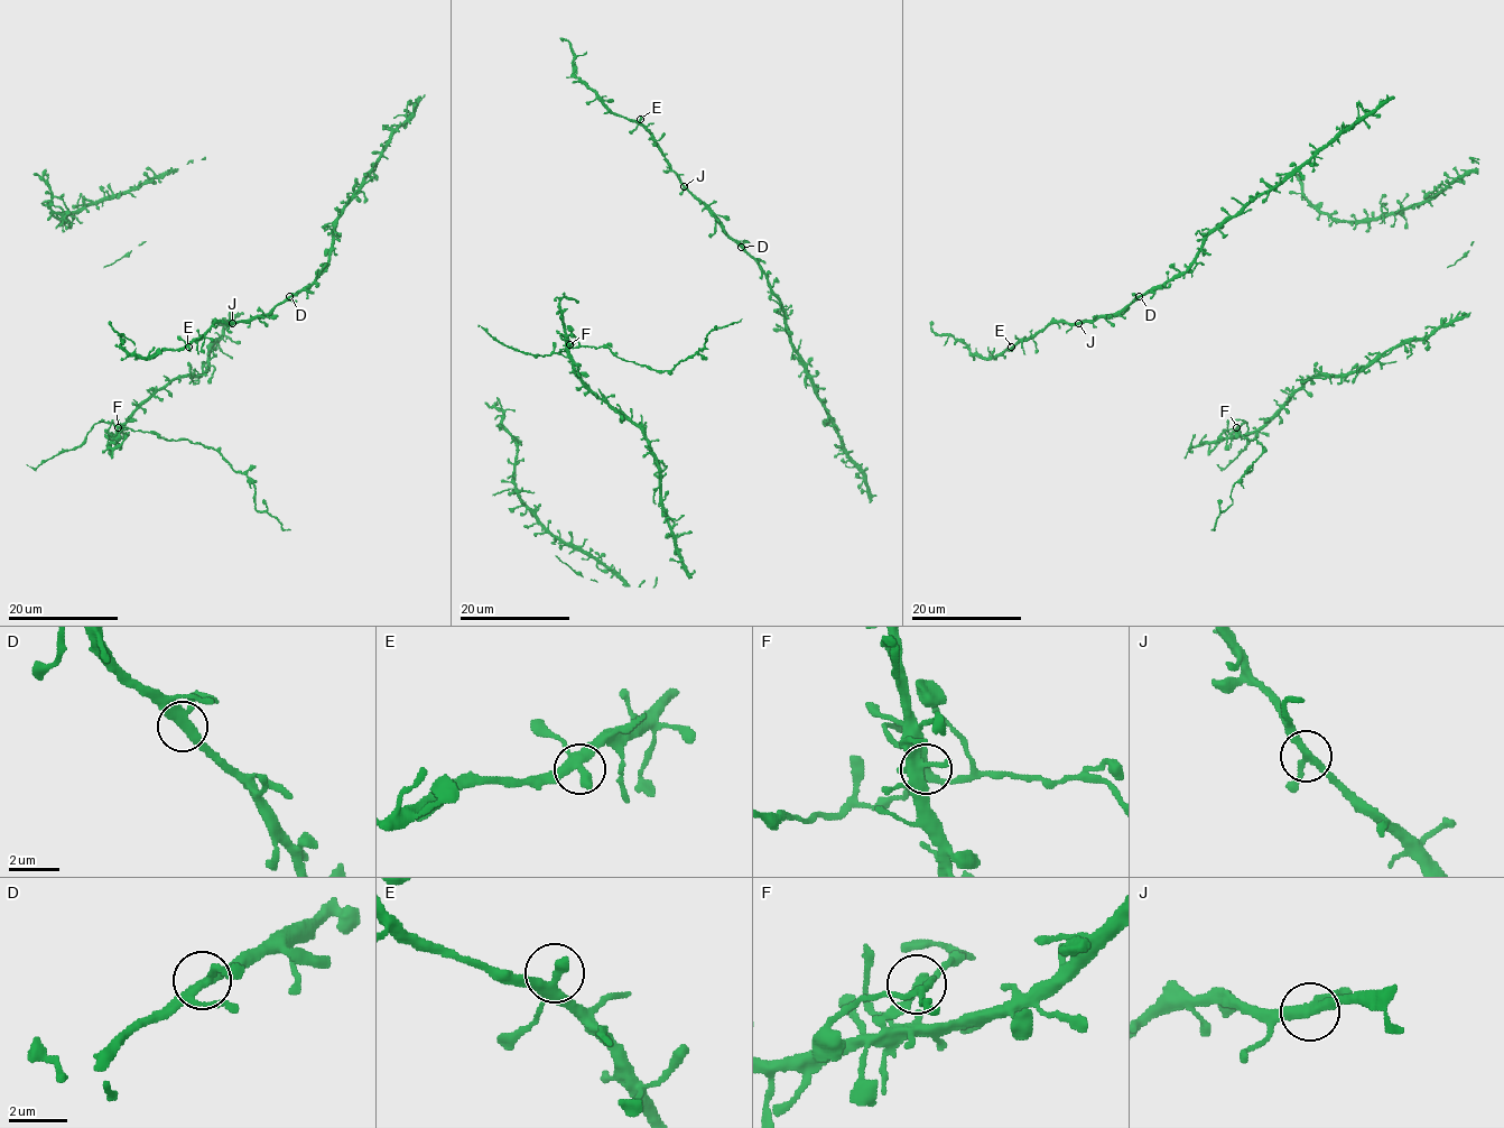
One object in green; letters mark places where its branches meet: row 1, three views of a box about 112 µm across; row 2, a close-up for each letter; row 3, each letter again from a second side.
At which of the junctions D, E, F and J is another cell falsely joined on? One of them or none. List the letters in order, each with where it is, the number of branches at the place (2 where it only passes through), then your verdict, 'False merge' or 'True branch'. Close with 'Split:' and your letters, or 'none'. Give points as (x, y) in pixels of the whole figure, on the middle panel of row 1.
D: Place: (741, 247). Branches: 3. True branch
E: Place: (640, 119). Branches: 3. True branch
F: Place: (569, 344). Branches: 3. False merge
J: Place: (684, 186). Branches: 3. True branch
Split: F

